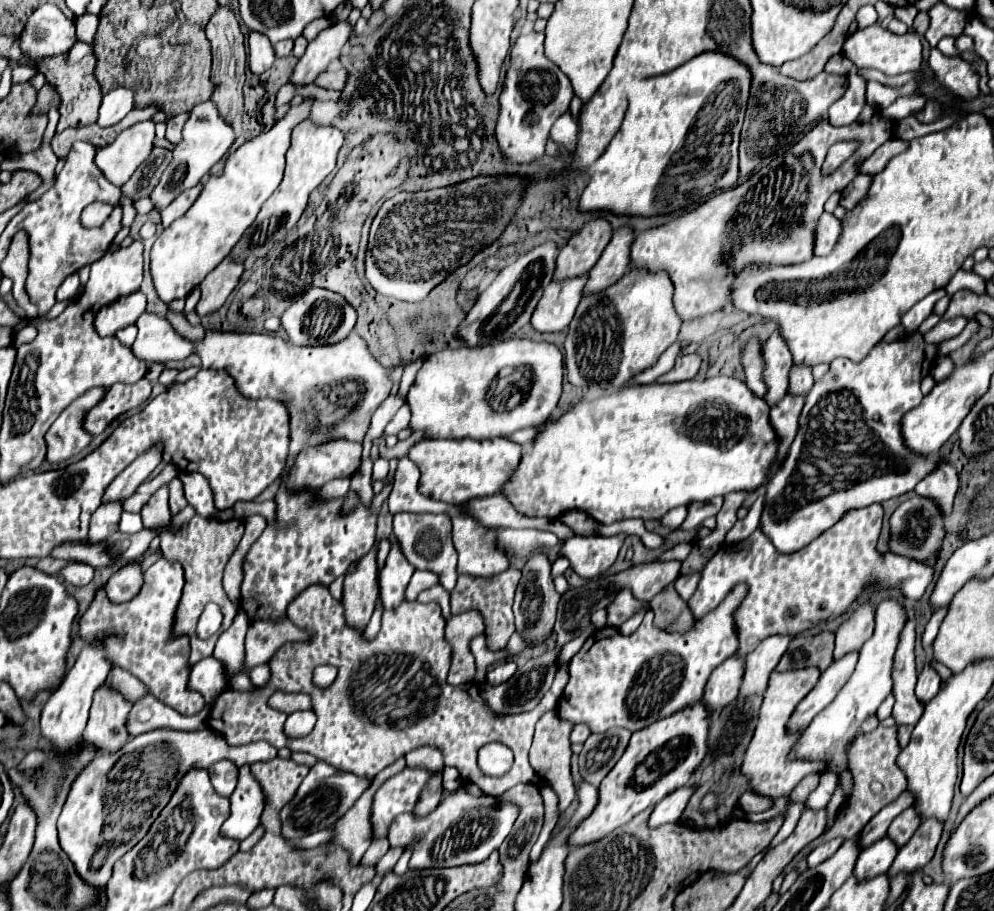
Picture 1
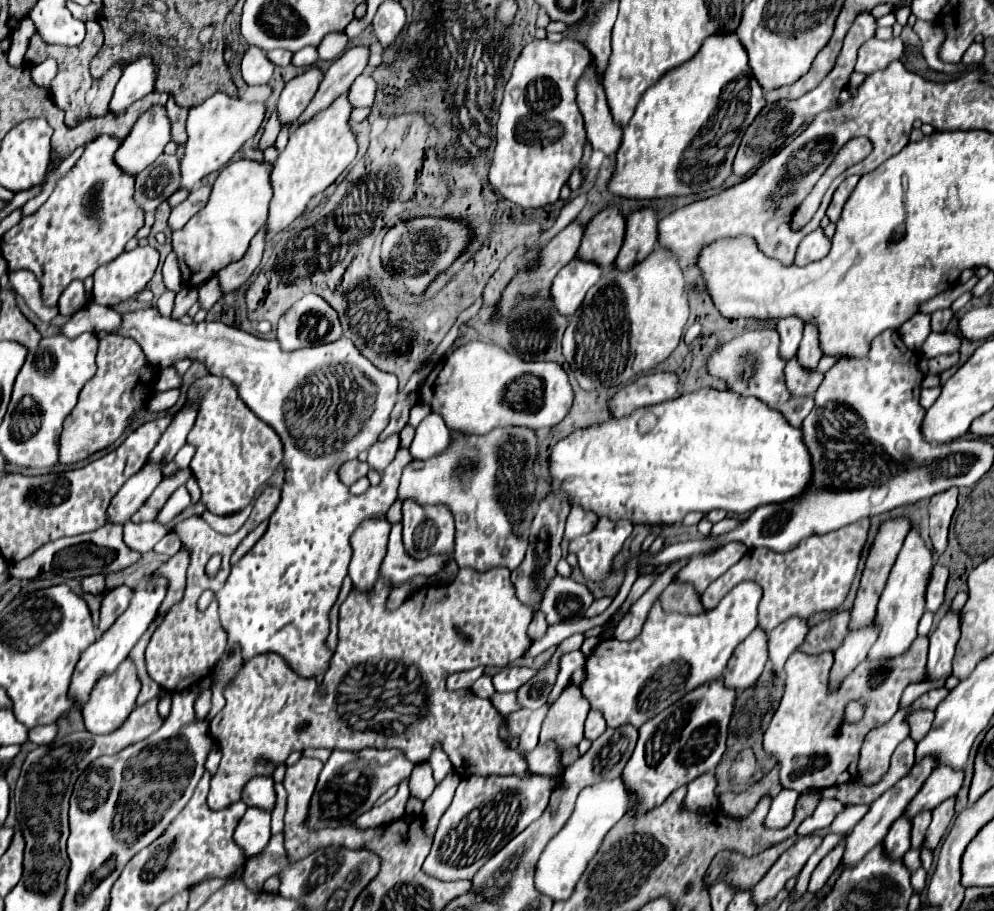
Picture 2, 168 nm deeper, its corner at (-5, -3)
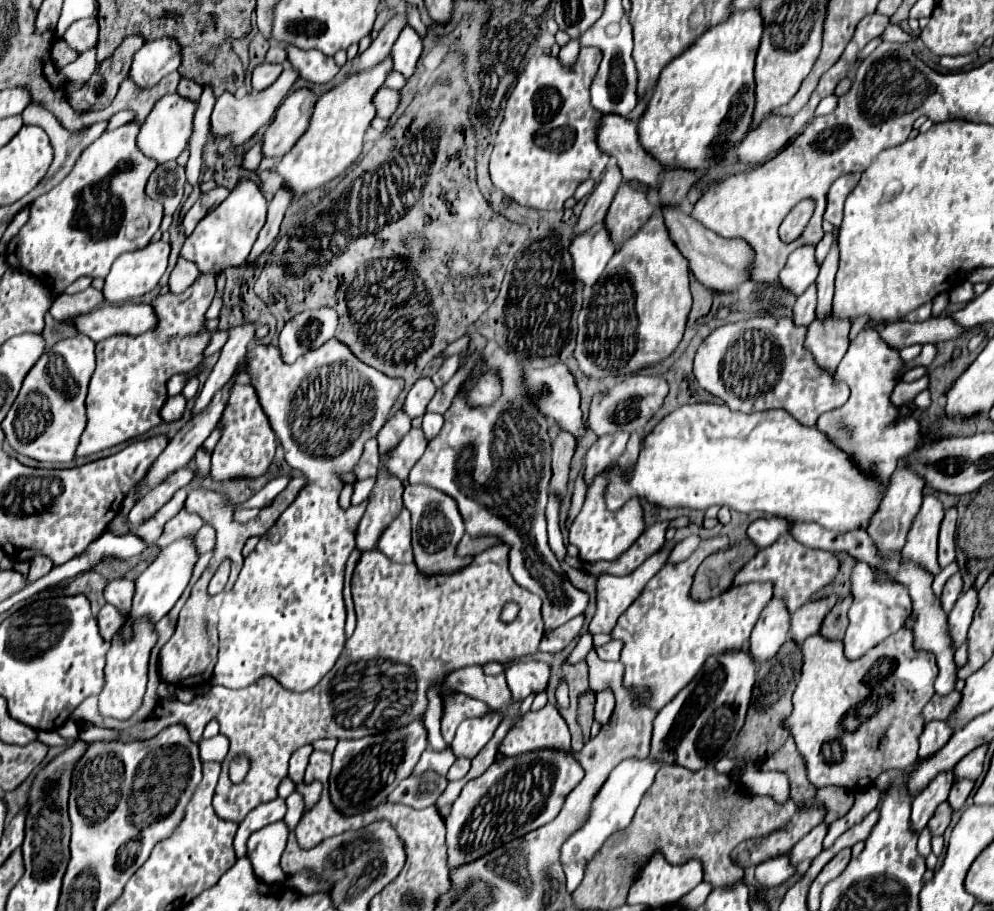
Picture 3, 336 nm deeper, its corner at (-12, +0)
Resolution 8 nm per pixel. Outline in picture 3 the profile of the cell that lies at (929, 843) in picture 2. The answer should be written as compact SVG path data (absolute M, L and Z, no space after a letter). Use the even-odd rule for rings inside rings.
M963 779L963 781L955 783L953 789L951 789L951 793L949 793L949 799L947 799L949 805L951 805L953 809L961 809L963 803L965 803L965 799L969 797L973 785L975 785L975 781L971 781L971 779Z

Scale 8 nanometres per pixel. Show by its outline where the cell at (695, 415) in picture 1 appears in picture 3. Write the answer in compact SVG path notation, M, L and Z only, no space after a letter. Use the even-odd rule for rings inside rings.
M695 403L683 405L663 417L655 431L647 435L641 445L637 463L629 479L621 477L615 469L609 473L607 487L607 507L619 509L633 495L645 497L647 501L663 507L689 507L689 509L709 509L713 505L729 507L741 513L765 513L779 517L793 517L795 521L819 523L827 529L853 531L867 529L873 513L883 497L883 485L879 479L863 473L855 461L843 453L835 443L829 441L825 433L817 427L803 427L787 411L761 411L761 413L733 413L727 405Z

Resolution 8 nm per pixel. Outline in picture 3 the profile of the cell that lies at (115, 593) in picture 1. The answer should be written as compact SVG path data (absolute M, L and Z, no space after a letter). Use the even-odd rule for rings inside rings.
M107 603L107 605L99 611L99 615L97 615L97 625L99 625L101 637L109 641L109 639L113 637L113 633L119 629L121 619L123 619L123 617L119 615L119 611L117 611L111 603Z

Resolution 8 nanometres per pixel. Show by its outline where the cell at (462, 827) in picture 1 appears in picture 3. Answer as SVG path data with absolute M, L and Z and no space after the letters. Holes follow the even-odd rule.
M539 749L519 757L497 759L481 777L469 781L447 817L449 869L475 861L489 851L523 837L525 833L553 821L565 797L579 785L585 771L571 751Z

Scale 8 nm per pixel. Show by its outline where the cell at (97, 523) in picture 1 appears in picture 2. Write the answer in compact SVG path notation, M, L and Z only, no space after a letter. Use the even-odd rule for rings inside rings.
M142 466L140 472L136 472L124 488L112 498L112 504L108 506L108 522L110 524L126 524L132 514L148 500L148 496L154 492L154 488L162 480L162 466Z

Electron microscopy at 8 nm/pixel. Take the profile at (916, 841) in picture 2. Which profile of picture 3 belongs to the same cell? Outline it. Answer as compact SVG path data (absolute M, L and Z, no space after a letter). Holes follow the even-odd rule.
M949 803L939 805L939 809L935 811L935 815L933 815L931 821L929 821L931 835L943 835L945 829L949 827L949 823L951 823L951 817L953 817L953 809L951 809L951 805L949 805Z

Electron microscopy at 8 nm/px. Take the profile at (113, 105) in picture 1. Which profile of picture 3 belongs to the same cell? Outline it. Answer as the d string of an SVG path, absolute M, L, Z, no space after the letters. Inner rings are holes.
M159 37L145 41L145 45L133 55L131 79L139 87L151 87L165 75L177 71L181 65L179 43L171 37Z

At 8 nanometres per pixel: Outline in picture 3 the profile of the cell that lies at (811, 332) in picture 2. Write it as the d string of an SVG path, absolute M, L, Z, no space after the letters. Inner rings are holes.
M833 229L833 245L831 245L831 253L827 253L825 261L821 263L819 269L819 277L817 277L817 297L819 297L819 305L817 305L817 317L825 317L827 311L831 309L831 299L833 299L833 281L835 281L835 273L837 273L837 261L839 261L839 249L837 249L837 231Z

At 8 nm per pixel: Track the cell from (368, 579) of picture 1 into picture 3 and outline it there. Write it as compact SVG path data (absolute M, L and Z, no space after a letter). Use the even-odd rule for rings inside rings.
M381 457L379 471L377 471L377 483L369 495L369 503L367 503L365 515L363 515L363 519L359 523L359 531L357 531L357 549L359 551L375 549L383 529L403 509L401 493L403 493L403 483L397 477L391 477L391 473L385 469L383 457Z

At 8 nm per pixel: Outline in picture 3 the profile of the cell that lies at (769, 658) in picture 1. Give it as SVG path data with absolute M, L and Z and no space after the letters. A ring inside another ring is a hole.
M829 595L817 601L807 601L791 615L791 637L797 643L803 643L809 635L819 633L819 627L827 615L827 611L837 603L837 595Z

